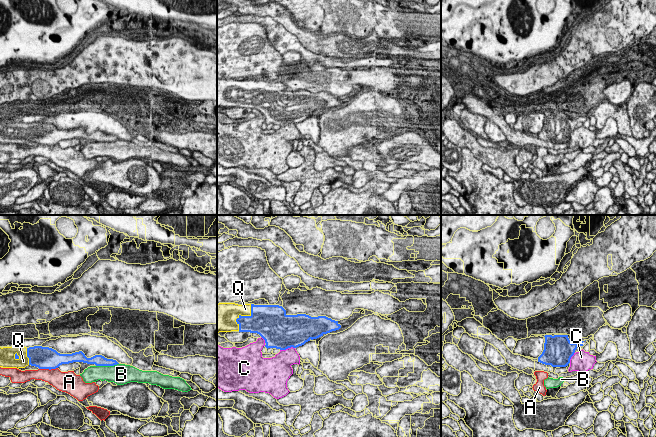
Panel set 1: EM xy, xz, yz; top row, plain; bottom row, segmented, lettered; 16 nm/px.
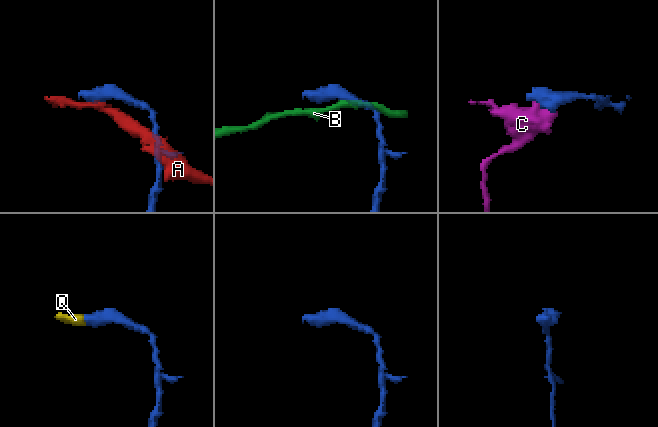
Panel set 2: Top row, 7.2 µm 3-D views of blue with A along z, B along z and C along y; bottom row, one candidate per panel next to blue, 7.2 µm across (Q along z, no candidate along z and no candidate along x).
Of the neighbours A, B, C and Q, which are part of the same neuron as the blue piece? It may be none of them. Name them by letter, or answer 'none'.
Q

